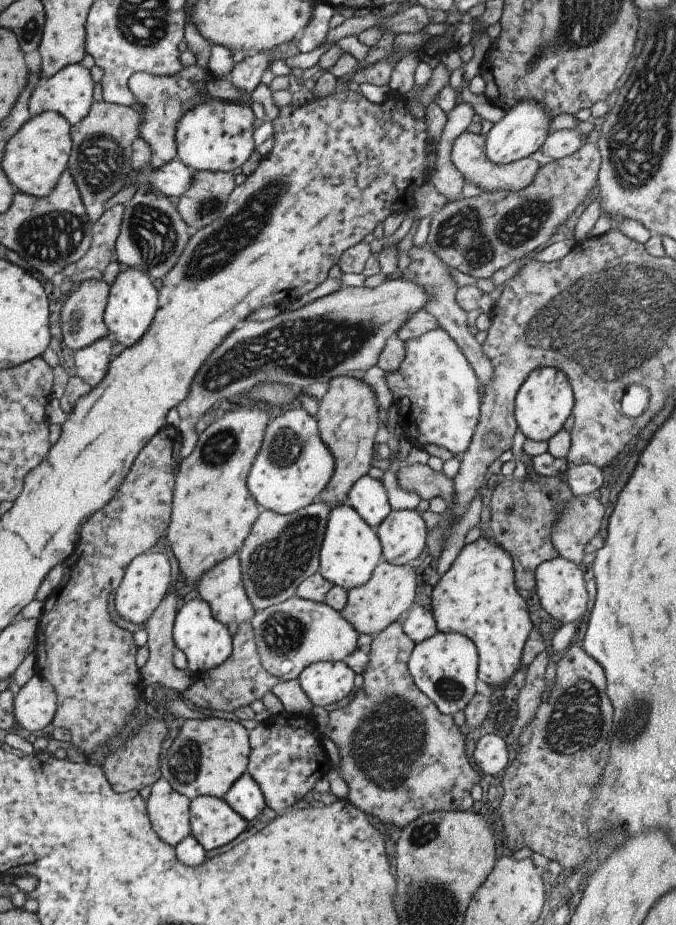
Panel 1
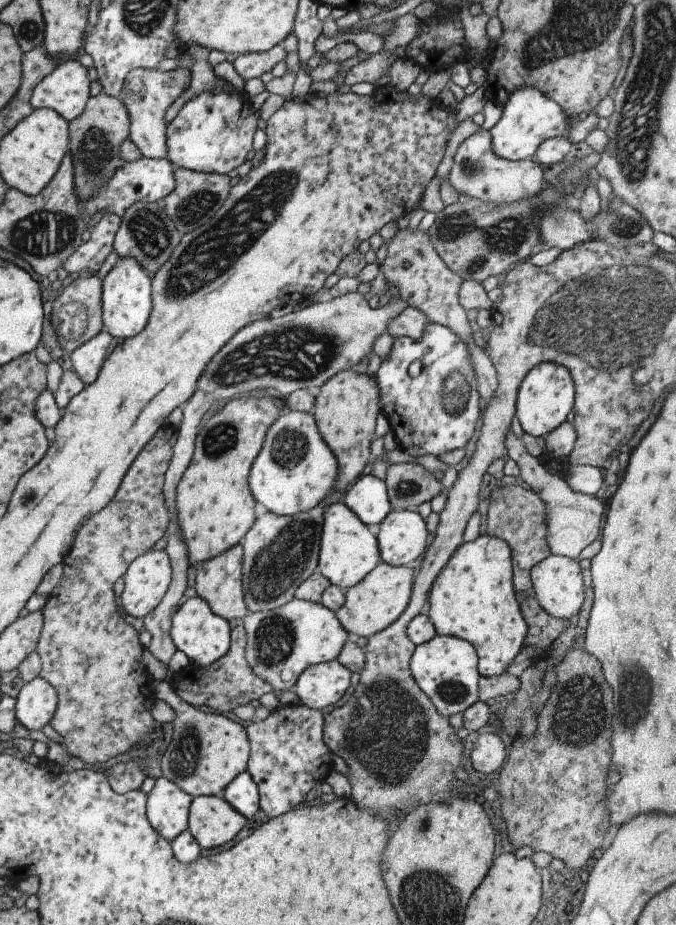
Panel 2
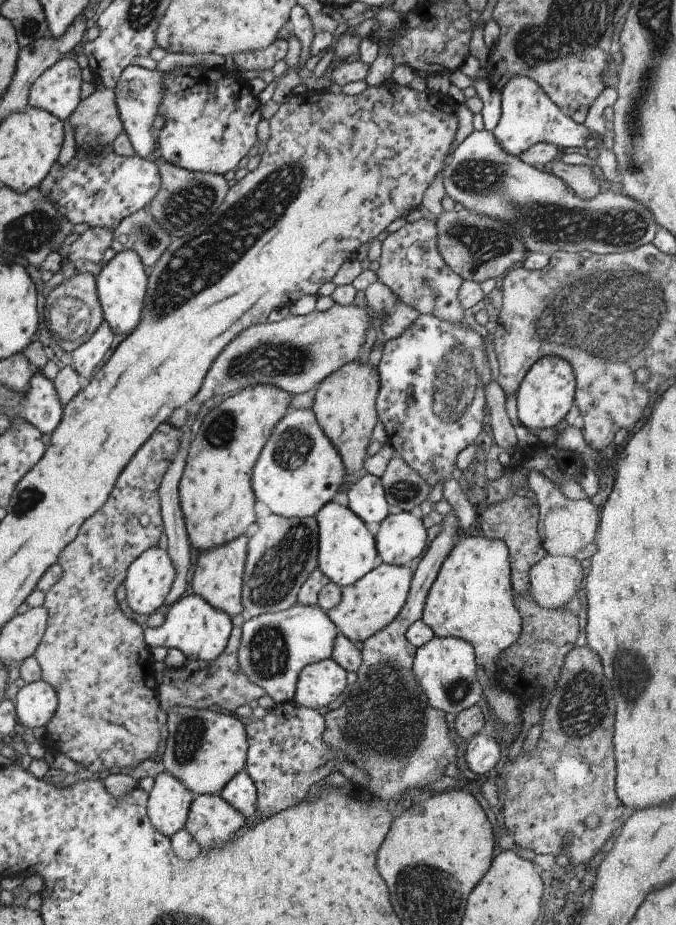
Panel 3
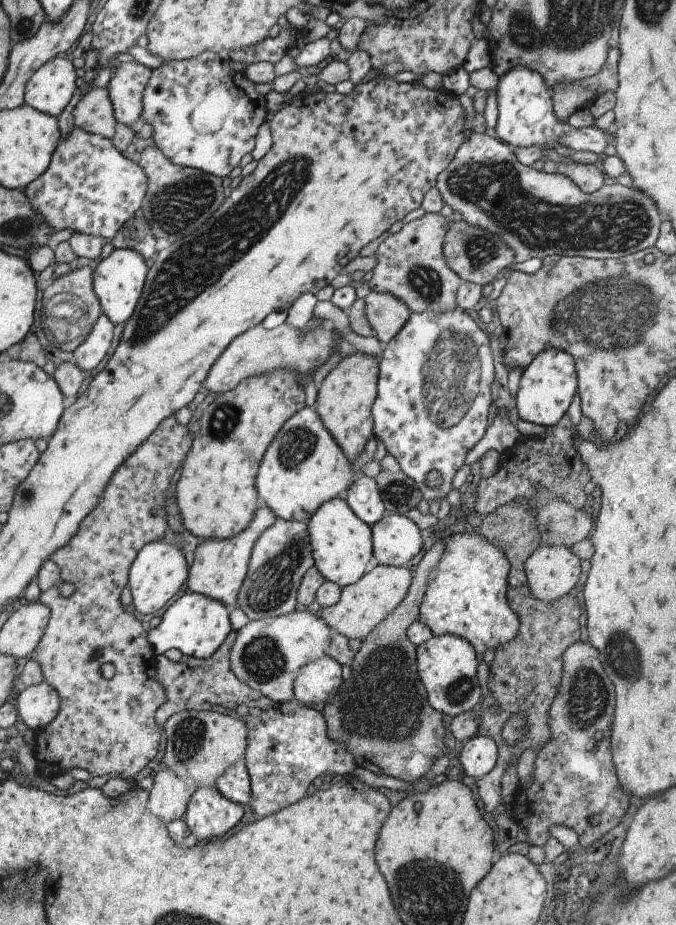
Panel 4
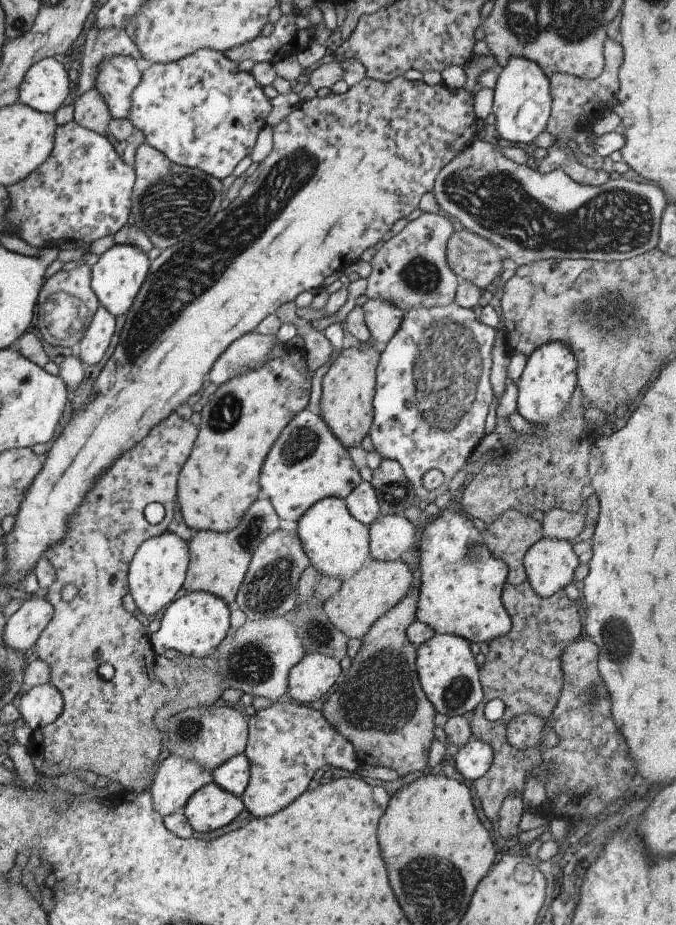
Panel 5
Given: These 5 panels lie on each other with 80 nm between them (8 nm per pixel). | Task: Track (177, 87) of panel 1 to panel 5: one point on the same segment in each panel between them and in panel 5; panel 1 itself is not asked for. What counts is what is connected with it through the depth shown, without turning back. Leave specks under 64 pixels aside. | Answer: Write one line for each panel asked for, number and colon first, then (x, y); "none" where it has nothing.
2: (145, 93)
3: (139, 91)
4: (126, 85)
5: (116, 76)

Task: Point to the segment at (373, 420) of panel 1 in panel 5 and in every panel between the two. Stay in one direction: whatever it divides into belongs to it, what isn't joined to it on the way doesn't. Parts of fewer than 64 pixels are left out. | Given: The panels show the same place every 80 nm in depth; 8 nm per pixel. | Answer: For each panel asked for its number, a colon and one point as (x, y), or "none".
2: (345, 408)
3: (343, 405)
4: (344, 398)
5: (347, 388)

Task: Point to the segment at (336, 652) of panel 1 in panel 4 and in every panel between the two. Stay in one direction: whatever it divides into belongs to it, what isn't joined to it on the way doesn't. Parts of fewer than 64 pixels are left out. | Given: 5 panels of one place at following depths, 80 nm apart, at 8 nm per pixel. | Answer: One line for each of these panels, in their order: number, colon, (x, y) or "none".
2: (280, 643)
3: (273, 648)
4: (265, 653)

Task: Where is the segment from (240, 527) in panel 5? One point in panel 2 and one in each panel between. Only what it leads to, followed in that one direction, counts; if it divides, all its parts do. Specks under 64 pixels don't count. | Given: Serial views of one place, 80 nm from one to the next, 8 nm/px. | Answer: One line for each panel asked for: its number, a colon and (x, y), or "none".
2: (217, 580)
3: (217, 577)
4: (218, 567)

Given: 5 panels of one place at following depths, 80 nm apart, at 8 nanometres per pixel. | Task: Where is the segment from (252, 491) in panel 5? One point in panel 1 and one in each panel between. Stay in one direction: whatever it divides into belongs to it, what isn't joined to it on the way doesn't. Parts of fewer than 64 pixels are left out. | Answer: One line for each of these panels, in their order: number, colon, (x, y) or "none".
1: (211, 512)
2: (214, 508)
3: (216, 501)
4: (214, 489)

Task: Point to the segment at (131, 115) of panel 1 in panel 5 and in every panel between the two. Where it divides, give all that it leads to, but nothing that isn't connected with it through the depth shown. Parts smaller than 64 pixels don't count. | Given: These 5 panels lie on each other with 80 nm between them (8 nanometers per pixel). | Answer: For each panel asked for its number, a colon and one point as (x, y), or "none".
2: (95, 134)
3: (95, 122)
4: (93, 112)
5: (89, 110)

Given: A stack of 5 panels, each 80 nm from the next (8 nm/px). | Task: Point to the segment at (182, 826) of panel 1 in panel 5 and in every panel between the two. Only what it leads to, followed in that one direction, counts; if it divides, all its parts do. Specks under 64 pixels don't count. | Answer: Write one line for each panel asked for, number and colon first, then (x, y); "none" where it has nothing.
2: (167, 805)
3: (167, 804)
4: (167, 799)
5: (173, 783)

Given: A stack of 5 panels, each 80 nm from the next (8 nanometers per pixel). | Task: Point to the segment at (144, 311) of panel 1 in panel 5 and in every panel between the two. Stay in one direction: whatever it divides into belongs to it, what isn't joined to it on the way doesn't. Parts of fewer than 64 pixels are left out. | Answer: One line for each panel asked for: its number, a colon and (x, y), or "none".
2: (125, 299)
3: (121, 283)
4: (118, 279)
5: (115, 277)

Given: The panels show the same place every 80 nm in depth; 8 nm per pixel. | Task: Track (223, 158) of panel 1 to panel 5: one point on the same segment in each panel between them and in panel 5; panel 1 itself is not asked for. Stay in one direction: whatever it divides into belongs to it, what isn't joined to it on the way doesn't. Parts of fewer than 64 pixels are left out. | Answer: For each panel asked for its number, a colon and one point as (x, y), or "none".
2: (211, 133)
3: (210, 116)
4: (204, 115)
5: (199, 111)

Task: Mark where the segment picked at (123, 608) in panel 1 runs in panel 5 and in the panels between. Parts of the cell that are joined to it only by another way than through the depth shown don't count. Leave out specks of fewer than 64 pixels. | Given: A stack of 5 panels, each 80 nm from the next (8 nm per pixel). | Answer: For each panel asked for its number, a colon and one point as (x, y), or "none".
2: (146, 579)
3: (150, 574)
4: (156, 573)
5: (157, 569)

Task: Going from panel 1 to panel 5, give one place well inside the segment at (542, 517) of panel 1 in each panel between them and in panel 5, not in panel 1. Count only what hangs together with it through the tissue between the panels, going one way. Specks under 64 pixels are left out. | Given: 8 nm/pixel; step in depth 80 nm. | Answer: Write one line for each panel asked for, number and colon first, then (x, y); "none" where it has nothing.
2: (516, 515)
3: (514, 520)
4: (512, 528)
5: (507, 538)

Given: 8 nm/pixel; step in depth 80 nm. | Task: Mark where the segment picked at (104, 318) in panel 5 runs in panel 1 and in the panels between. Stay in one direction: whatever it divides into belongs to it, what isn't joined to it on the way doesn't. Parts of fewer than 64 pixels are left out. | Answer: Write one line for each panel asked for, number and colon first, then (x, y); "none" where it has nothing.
1: (90, 362)
2: (86, 360)
3: (86, 358)
4: (88, 354)

